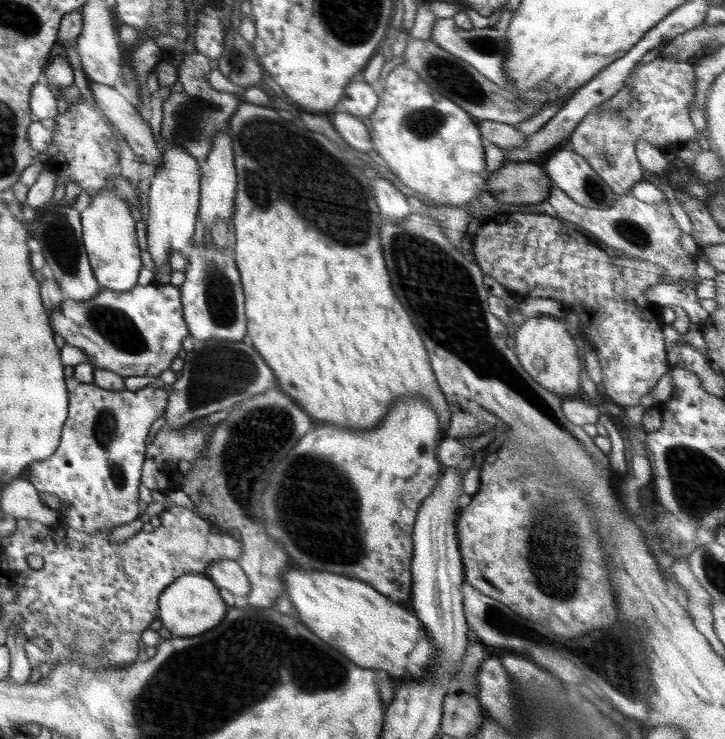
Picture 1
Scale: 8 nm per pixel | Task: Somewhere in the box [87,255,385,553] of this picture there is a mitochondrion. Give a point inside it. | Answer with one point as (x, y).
(246, 458)

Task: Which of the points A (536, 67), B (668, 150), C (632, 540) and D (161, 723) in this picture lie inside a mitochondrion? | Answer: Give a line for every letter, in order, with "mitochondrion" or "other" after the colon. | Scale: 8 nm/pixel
A: other
B: other
C: other
D: mitochondrion

